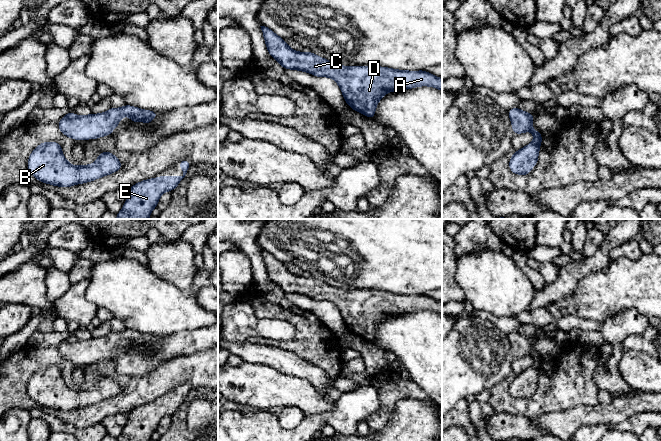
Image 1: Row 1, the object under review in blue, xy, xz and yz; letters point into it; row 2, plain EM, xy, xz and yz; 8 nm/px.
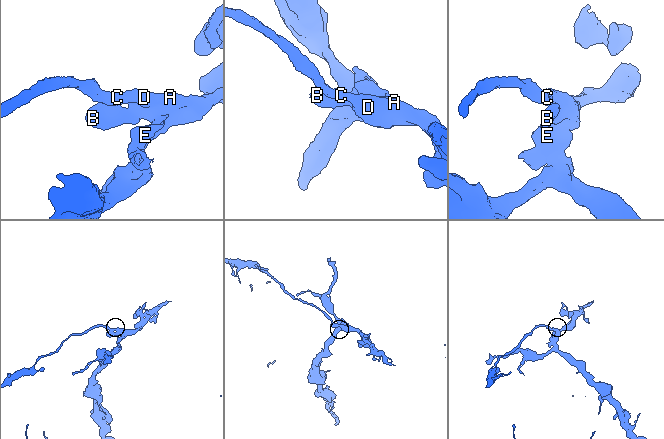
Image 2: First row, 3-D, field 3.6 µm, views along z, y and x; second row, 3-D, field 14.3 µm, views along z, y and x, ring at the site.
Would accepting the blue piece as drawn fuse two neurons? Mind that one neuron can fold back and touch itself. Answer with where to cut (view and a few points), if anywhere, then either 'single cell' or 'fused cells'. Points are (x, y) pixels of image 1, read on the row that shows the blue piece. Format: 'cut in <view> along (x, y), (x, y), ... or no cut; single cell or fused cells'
no cut; single cell

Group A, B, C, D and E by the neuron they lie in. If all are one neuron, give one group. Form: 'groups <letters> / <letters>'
groups A B C D E

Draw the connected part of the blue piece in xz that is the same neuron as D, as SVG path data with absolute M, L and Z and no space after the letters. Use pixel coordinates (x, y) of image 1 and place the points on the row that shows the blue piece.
M260 27L270 56L284 69L332 78L339 85L346 104L368 118L374 119L377 103L391 91L403 91L419 86L435 87L442 91L442 79L425 70L406 71L374 65L338 65L309 51L296 52L271 29Z

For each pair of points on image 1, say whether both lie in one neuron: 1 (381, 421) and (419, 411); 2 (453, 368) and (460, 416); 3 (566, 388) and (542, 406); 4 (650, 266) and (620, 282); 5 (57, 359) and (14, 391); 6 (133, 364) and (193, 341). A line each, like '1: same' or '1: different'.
1: different
2: different
3: same
4: same
5: same
6: same

